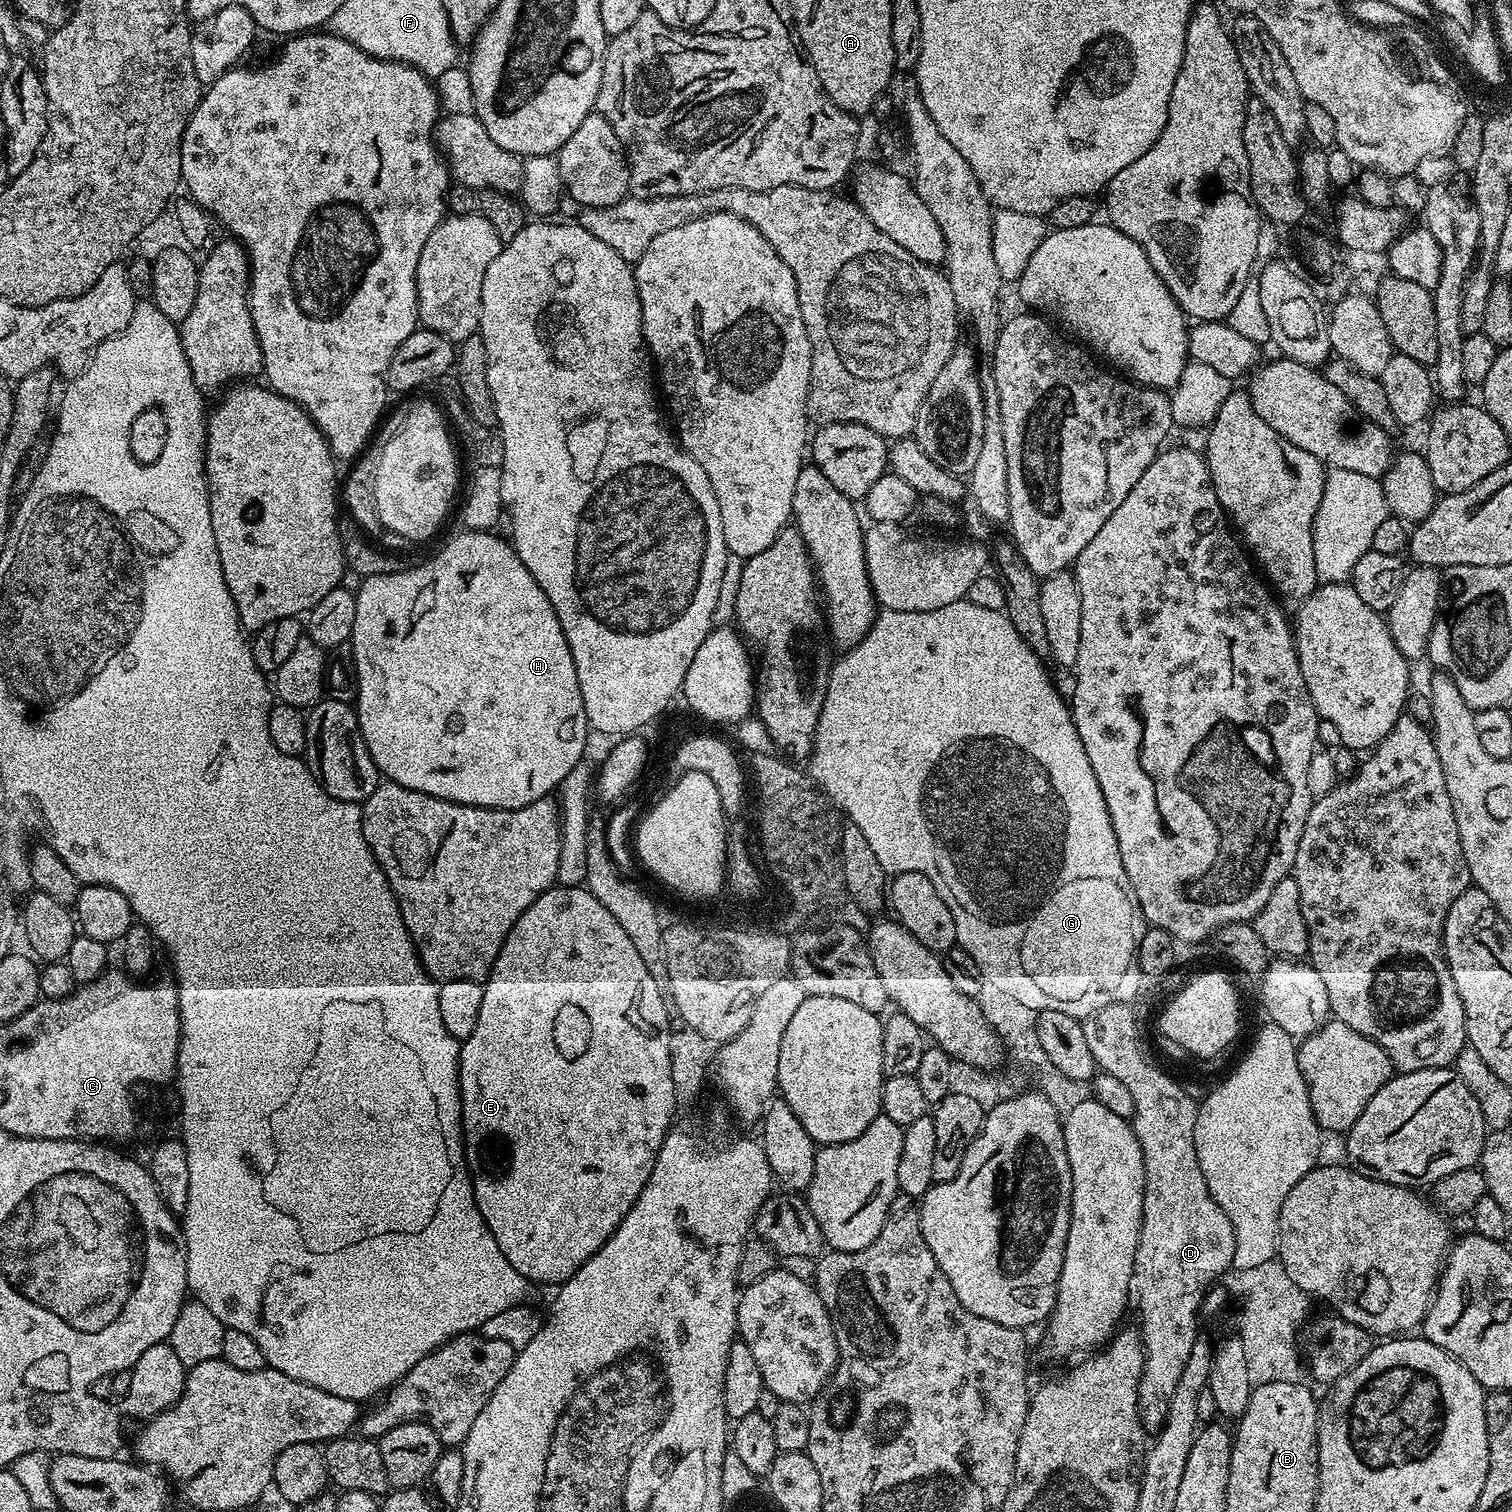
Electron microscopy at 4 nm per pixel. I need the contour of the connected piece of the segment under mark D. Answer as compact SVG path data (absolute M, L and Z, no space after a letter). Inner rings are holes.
M1128 1002L1102 1006L1102 1010L1087 1017L1083 1025L1097 1069L1118 1078L1134 1098L1130 1123L1142 1146L1144 1159L1144 1209L1131 1282L1135 1292L1134 1304L1140 1307L1138 1331L1140 1343L1144 1346L1144 1369L1138 1382L1138 1410L1141 1424L1149 1433L1155 1434L1168 1417L1176 1383L1178 1378L1182 1378L1182 1366L1186 1366L1186 1358L1190 1358L1190 1350L1194 1350L1194 1342L1198 1338L1196 1319L1202 1316L1205 1295L1214 1282L1232 1268L1236 1235L1230 1226L1230 1218L1222 1214L1222 1206L1214 1202L1206 1186L1202 1166L1198 1166L1194 1146L1197 1101L1188 1097L1187 1090L1178 1081L1171 1080L1162 1069L1155 1068L1144 1057L1144 1048L1139 1040L1140 1028L1136 1025L1136 1012L1132 1007Z

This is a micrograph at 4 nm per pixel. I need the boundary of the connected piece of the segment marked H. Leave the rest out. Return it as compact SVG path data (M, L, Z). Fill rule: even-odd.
M460 530L433 560L417 568L415 565L394 574L365 576L362 590L355 593L357 610L350 639L356 663L354 707L366 750L370 750L377 773L385 781L455 804L514 810L530 806L530 802L538 802L557 791L566 774L585 759L590 729L582 706L582 690L578 690L578 670L574 670L570 646L558 622L558 614L554 614L554 606L550 606L550 598L542 594L542 586L534 582L511 543L492 535L496 534L488 530Z

